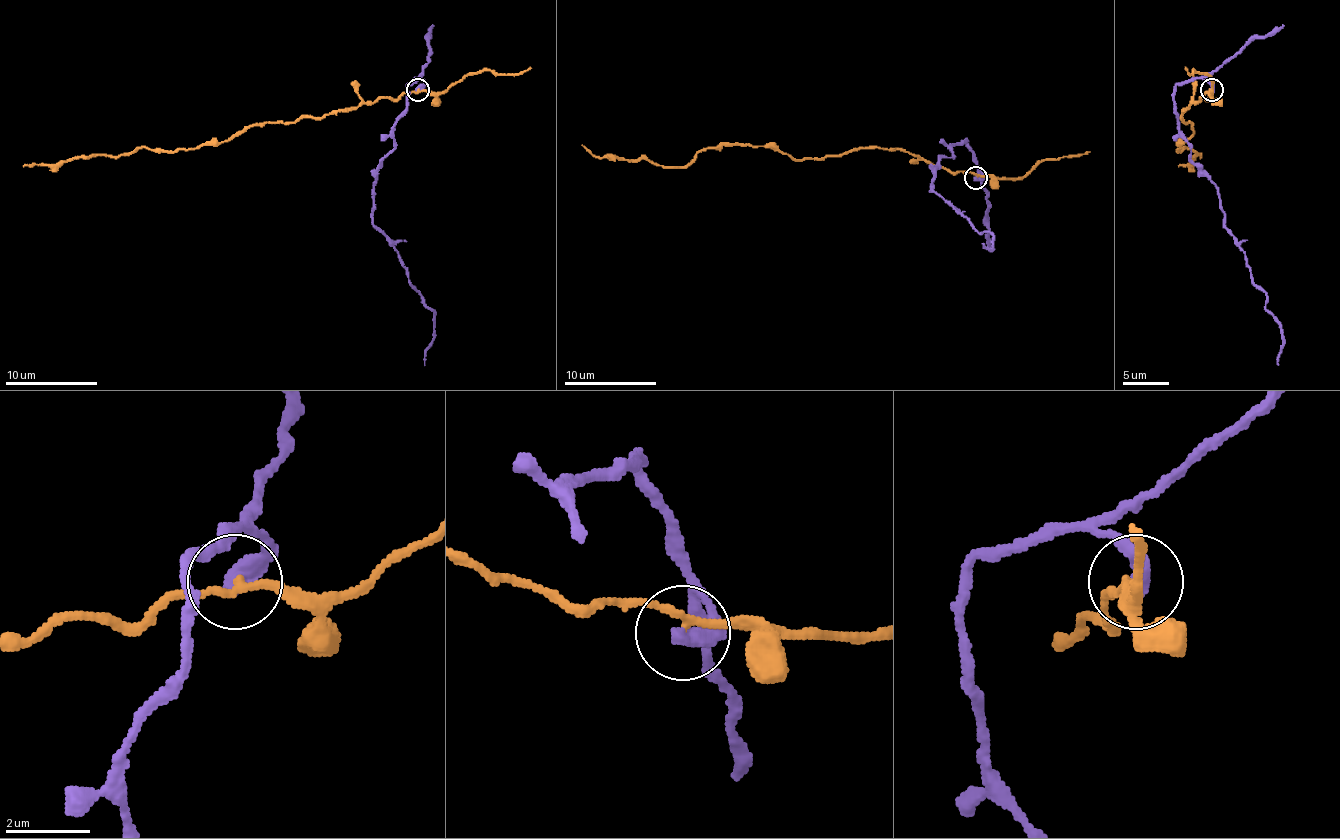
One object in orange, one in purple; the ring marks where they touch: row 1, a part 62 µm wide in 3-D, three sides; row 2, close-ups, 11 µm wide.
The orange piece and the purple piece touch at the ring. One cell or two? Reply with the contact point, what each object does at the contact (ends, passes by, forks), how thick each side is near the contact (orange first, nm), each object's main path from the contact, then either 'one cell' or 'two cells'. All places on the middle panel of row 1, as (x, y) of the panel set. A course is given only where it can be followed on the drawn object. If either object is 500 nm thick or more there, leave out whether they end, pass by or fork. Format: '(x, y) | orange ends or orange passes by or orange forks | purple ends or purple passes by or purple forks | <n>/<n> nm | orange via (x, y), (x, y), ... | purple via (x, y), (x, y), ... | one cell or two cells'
(976, 178) | orange passes by | purple ends | 160/460 nm | orange via (976, 178), (880, 146), (798, 160), (733, 144), (662, 167), (596, 158), (582, 144) | purple via (976, 178), (981, 174), (965, 139), (940, 160), (931, 190), (979, 231), (993, 236), (990, 250), (983, 243) | two cells

